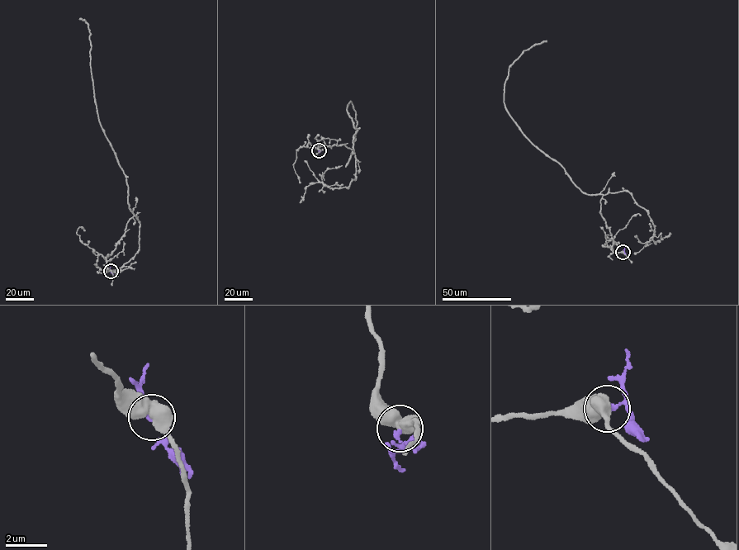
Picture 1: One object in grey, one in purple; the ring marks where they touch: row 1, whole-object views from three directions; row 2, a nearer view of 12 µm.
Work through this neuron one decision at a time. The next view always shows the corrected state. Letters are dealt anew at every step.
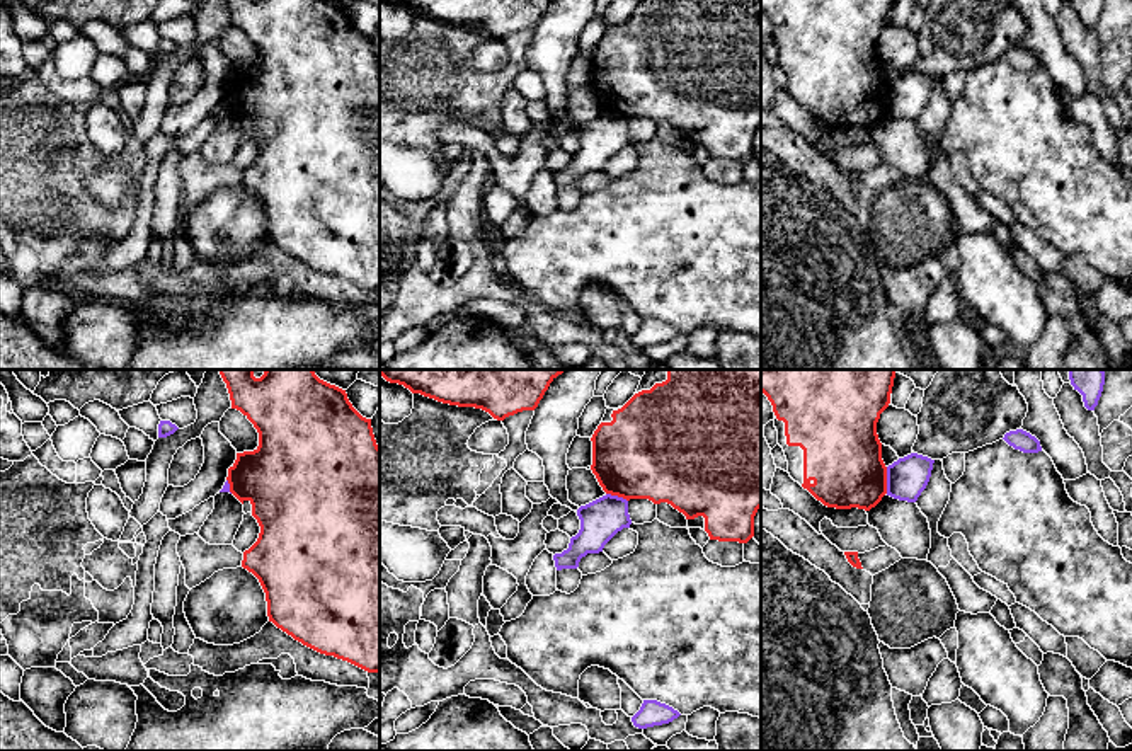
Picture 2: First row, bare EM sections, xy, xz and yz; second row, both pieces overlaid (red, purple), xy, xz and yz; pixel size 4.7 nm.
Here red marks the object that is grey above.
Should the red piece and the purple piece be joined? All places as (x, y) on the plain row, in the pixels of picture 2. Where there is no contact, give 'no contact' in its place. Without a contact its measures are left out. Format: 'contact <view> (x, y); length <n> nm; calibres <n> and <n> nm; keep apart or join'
contact yz (886, 99); length 130 nm; calibres 360 and 190 nm; keep apart

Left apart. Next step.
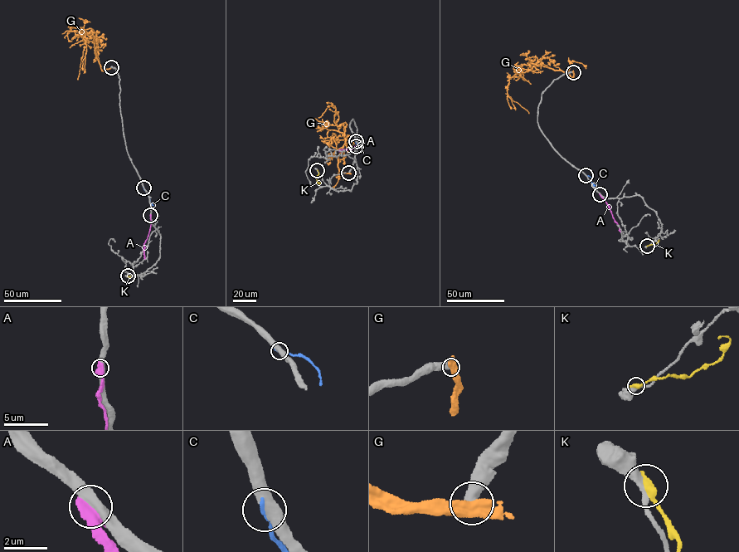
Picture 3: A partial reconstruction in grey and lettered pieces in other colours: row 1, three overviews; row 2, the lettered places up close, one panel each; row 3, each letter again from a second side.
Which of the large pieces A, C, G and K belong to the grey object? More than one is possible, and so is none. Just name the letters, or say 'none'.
none

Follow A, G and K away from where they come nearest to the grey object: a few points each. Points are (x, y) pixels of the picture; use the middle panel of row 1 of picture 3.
A: (356, 146), (339, 150)
G: (348, 173), (340, 171), (337, 167), (338, 155), (345, 139), (334, 121), (335, 109), (331, 105), (318, 118)
K: (317, 170), (319, 173), (316, 179), (319, 182)

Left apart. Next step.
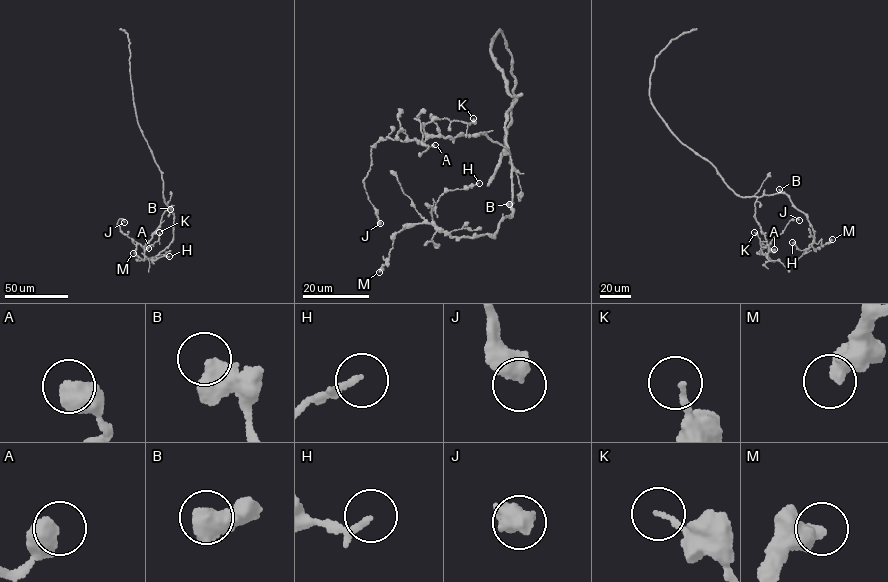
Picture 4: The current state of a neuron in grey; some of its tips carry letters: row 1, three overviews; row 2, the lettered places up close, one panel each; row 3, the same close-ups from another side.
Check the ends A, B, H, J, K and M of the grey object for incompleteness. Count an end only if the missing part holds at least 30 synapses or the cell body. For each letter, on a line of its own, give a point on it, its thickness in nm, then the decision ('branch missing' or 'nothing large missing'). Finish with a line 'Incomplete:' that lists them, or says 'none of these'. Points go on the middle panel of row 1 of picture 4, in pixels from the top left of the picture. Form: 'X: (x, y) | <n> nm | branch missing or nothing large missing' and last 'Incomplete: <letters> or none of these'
A: (435, 145) | 700 nm | nothing large missing
B: (509, 204) | 400 nm | nothing large missing
H: (479, 183) | 200 nm | nothing large missing
J: (380, 223) | 550 nm | nothing large missing
K: (473, 118) | 130 nm | nothing large missing
M: (379, 272) | 550 nm | nothing large missing
Incomplete: none of these

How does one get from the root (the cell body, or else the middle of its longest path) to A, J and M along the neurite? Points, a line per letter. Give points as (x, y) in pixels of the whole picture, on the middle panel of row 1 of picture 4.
A: (509, 92), (517, 95), (505, 120), (509, 153), (482, 132), (454, 138), (430, 136), (420, 142), (435, 145)
J: (509, 92), (517, 95), (505, 120), (509, 153), (482, 132), (376, 143), (363, 182), (380, 223)
M: (509, 92), (517, 95), (505, 122), (511, 214), (496, 232), (472, 237), (404, 226), (379, 272)

